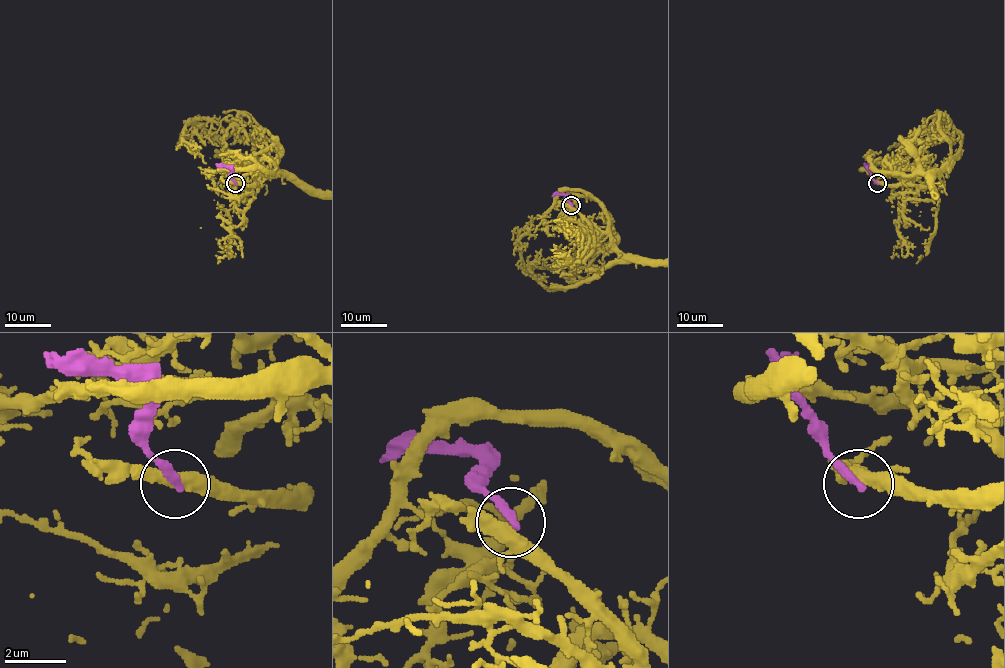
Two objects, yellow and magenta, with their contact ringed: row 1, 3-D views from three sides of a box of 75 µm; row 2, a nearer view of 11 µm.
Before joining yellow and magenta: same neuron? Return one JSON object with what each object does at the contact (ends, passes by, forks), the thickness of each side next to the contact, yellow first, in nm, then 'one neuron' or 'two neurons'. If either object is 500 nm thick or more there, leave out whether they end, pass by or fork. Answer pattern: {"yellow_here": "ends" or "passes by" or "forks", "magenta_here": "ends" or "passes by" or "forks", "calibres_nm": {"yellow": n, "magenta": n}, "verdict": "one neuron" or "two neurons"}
{"yellow_here": "forks", "magenta_here": "ends", "calibres_nm": {"yellow": 360, "magenta": 300}, "verdict": "two neurons"}

